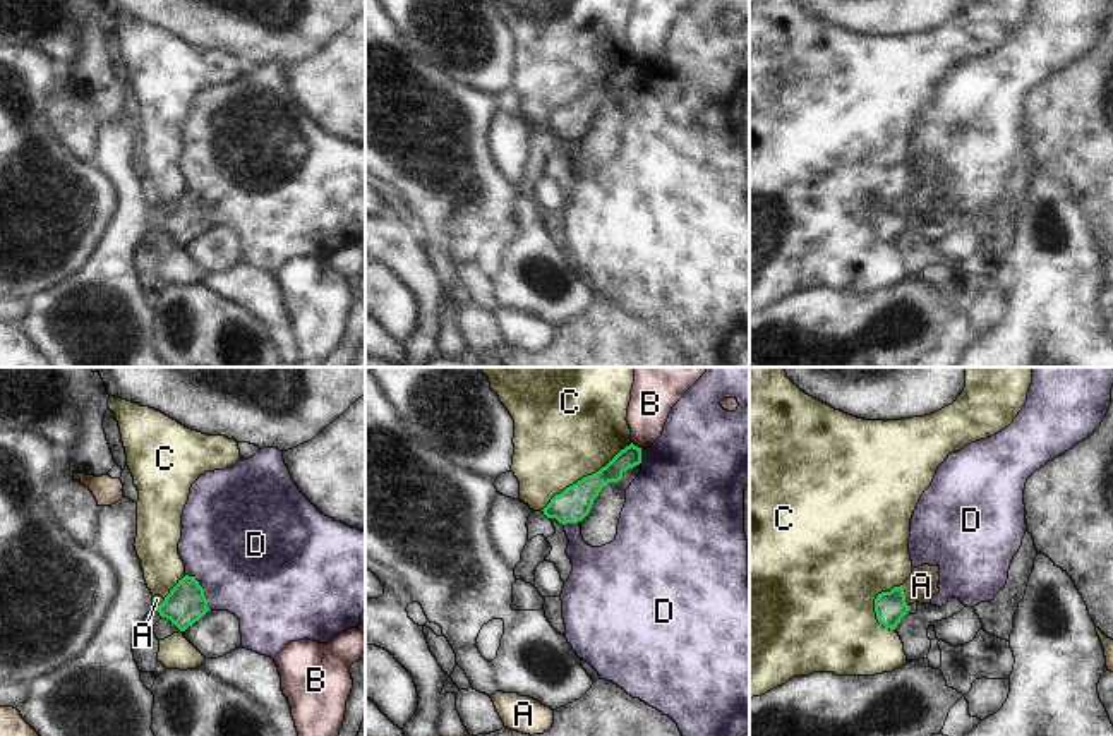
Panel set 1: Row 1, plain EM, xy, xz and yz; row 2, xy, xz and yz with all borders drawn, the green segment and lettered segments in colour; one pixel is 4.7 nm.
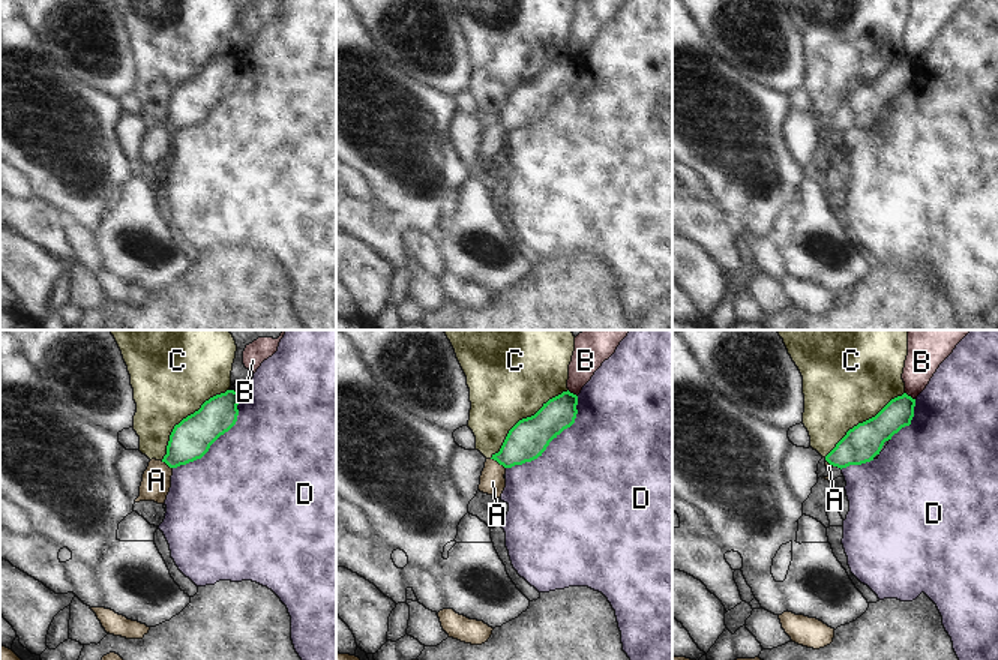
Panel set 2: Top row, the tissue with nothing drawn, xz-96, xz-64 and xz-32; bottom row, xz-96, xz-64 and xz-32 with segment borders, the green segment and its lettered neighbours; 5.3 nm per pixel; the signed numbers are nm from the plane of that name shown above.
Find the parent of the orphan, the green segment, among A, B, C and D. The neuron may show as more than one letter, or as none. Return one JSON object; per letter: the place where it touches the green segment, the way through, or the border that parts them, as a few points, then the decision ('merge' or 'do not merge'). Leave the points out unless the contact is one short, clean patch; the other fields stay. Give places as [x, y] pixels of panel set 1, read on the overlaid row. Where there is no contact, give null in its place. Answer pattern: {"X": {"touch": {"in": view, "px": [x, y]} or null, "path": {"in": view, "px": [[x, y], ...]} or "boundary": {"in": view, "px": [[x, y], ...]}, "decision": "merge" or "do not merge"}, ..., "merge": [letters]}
{"A": {"touch": {"in": "yz", "px": [904, 596]}, "path": {"in": "yz", "px": [[890, 608], [904, 596], [921, 585]]}, "decision": "merge"}, "B": {"touch": {"in": "xz", "px": [637, 446]}, "boundary": {"in": "xz", "px": [[631, 441], [642, 448]]}, "decision": "do not merge"}, "C": {"touch": {"in": "xz", "px": [587, 476]}, "decision": "do not merge"}, "D": {"touch": {"in": "xy", "px": [203, 591]}, "decision": "do not merge"}, "merge": ["A"]}

